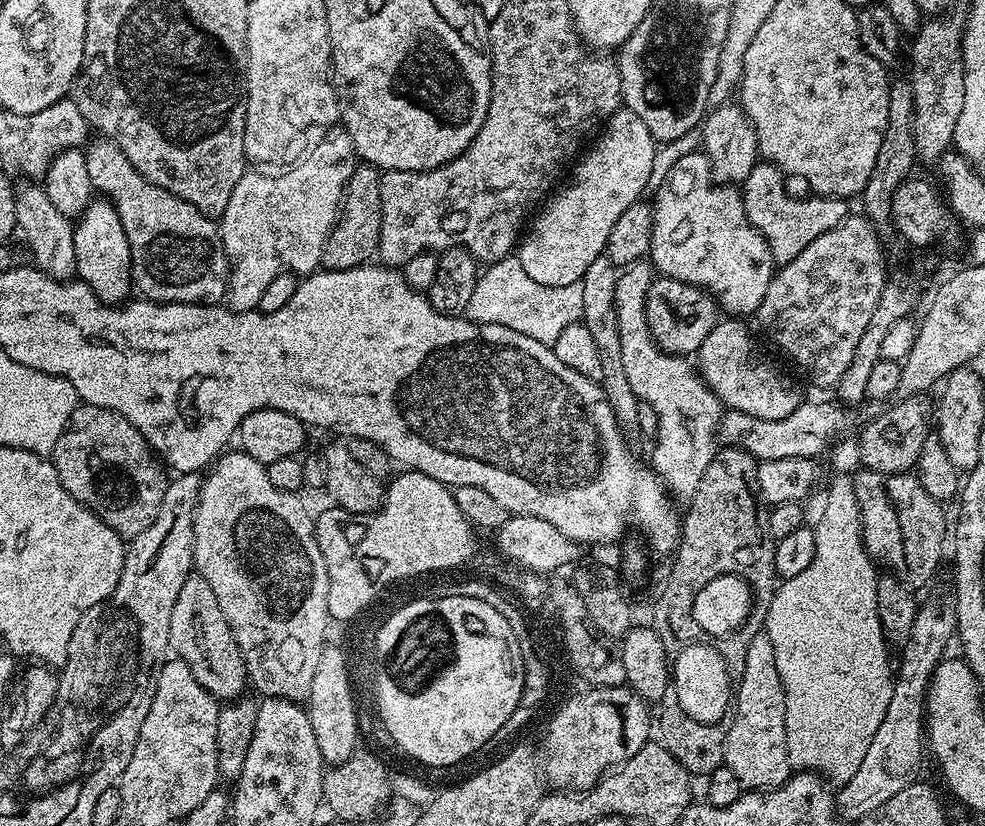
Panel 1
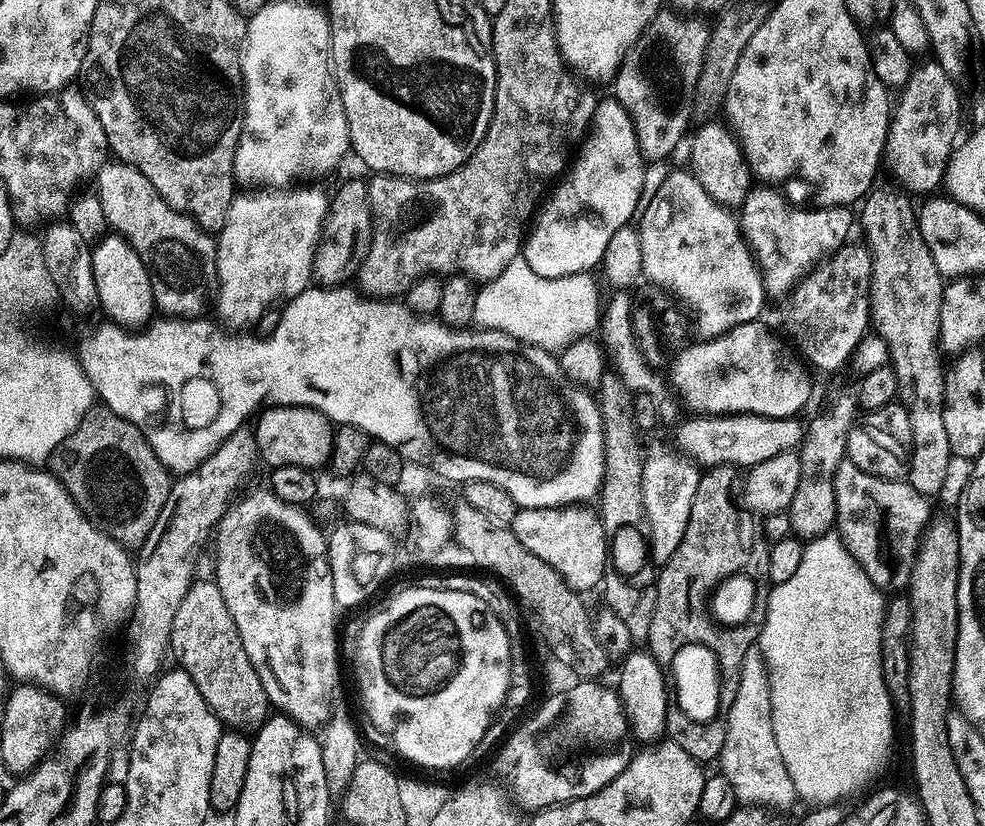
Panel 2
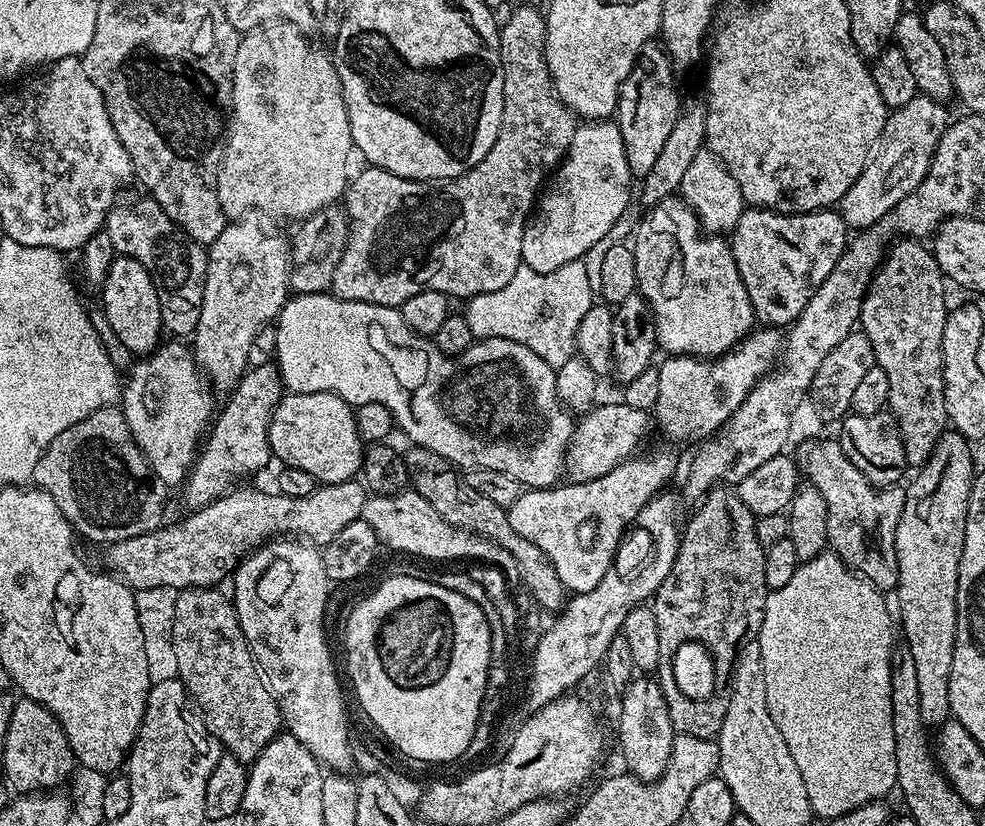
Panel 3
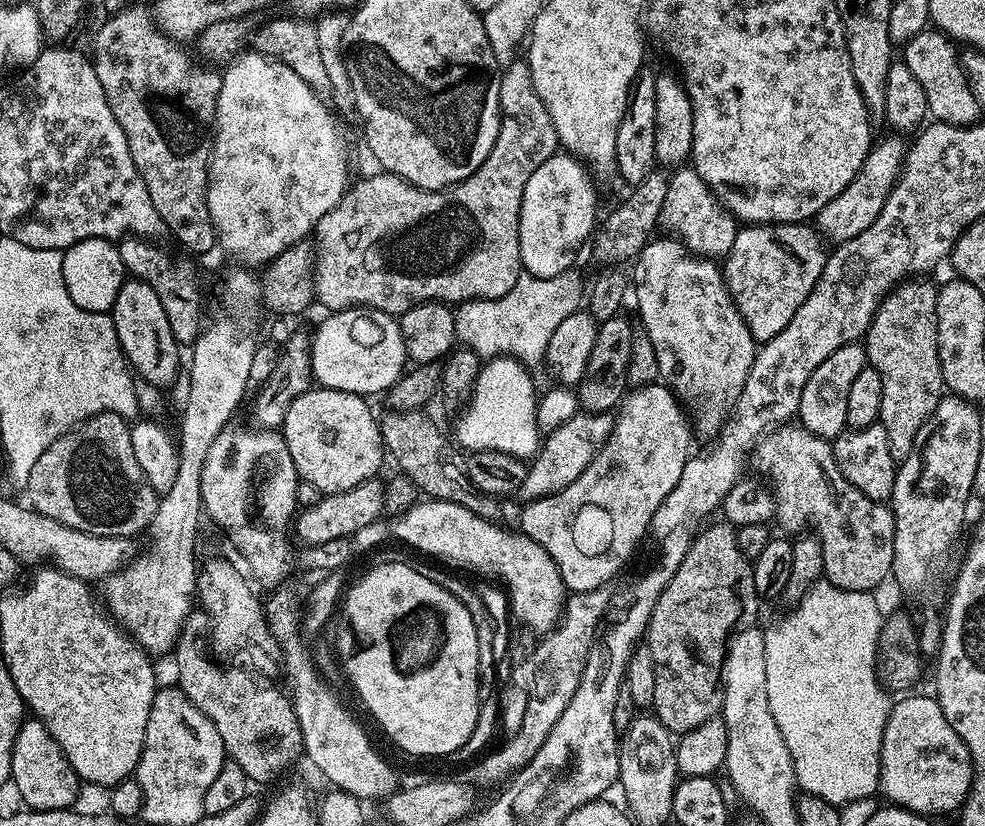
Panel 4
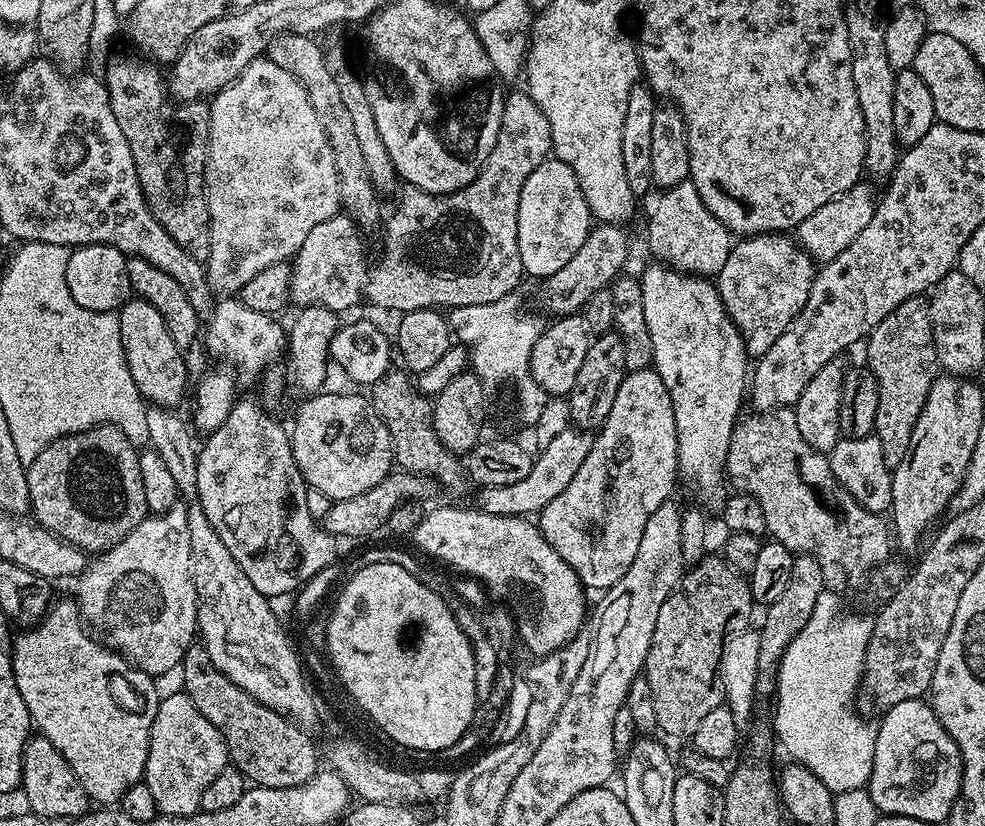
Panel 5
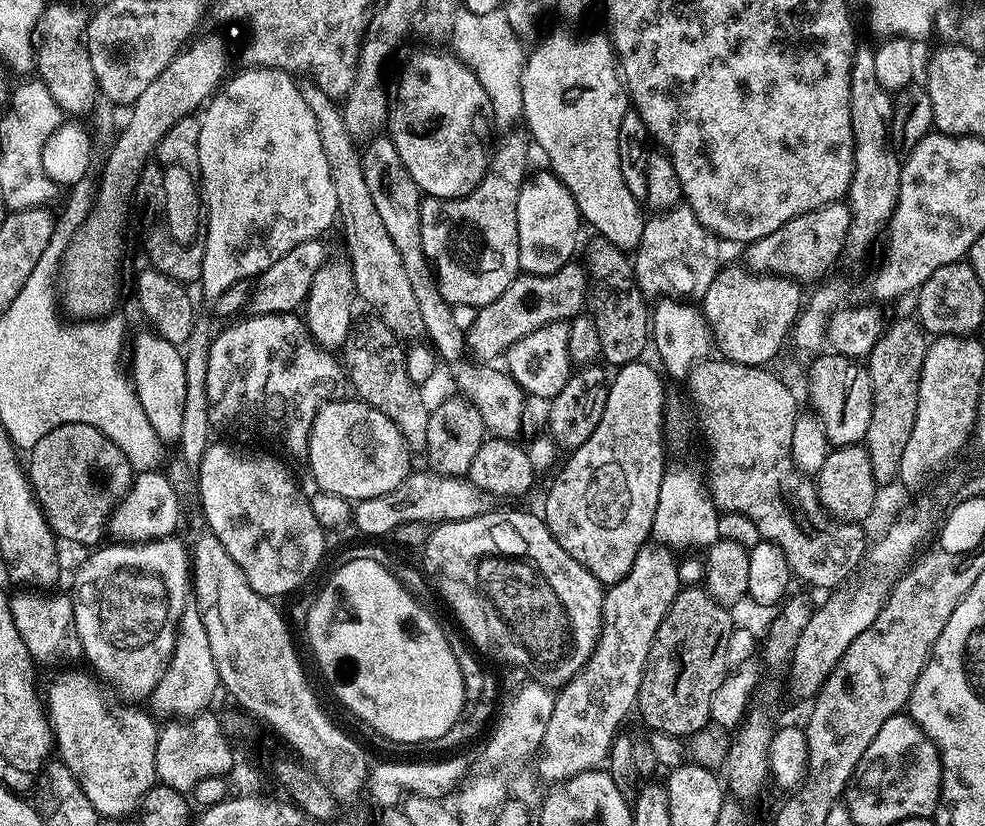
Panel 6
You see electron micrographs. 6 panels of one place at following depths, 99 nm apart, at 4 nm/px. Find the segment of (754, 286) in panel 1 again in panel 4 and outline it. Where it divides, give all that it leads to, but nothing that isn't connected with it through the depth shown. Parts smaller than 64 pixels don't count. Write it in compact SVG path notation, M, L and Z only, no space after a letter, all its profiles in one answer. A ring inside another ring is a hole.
M653 238L645 244L636 257L630 268L630 284L634 289L634 300L636 296L636 308L640 311L640 320L644 323L642 328L643 335L650 338L650 342L654 346L654 354L658 354L658 370L660 371L660 380L667 387L676 393L677 397L683 398L685 401L694 400L696 404L696 420L694 416L694 428L697 433L700 432L707 438L715 437L720 427L724 425L726 417L729 415L730 409L735 404L738 394L742 390L742 386L746 386L746 378L750 374L750 366L754 366L754 358L758 351L758 342L750 334L750 330L746 326L746 322L742 318L742 314L738 314L736 303L732 300L732 295L728 293L728 283L724 281L724 274L721 265L712 258L701 258L688 251L683 243L676 238L668 238L672 240L659 240Z

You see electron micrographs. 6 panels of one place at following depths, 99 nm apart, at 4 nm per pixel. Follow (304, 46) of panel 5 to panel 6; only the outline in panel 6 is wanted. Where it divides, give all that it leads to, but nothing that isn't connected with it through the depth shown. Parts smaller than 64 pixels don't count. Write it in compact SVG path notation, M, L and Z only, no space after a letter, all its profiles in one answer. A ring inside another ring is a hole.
M312 78L299 81L302 98L306 98L306 106L310 106L310 114L316 116L318 122L318 138L322 138L322 150L326 150L326 162L330 165L330 178L334 178L334 194L338 198L338 224L344 227L344 244L348 247L348 260L352 274L352 286L357 297L360 296L380 315L379 323L389 328L401 338L407 338L417 332L423 333L422 313L418 310L418 298L414 298L414 286L410 286L410 278L406 278L406 266L402 266L402 254L398 254L390 233L378 214L374 201L370 199L370 189L366 186L366 174L362 174L362 152L358 147L357 137L344 121L341 105L333 97L326 94Z

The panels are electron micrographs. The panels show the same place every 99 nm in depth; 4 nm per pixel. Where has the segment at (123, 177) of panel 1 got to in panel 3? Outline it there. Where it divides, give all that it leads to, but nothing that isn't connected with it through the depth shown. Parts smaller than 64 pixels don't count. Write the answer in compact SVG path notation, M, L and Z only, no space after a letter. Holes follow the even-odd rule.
M139 195L133 200L121 199L116 203L109 210L102 231L110 234L110 242L114 242L117 254L134 258L134 262L142 262L142 266L146 266L146 274L150 274L154 290L158 290L163 331L173 332L176 338L191 337L202 314L202 294L208 265L205 245L187 236L151 196Z

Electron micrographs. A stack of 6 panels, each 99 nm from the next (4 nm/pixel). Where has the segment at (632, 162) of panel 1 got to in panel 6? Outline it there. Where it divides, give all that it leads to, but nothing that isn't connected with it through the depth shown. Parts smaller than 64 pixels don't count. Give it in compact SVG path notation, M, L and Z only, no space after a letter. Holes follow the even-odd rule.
M551 170L533 171L518 194L518 258L529 276L554 274L569 263L576 252L576 235L582 229L582 217L570 190Z

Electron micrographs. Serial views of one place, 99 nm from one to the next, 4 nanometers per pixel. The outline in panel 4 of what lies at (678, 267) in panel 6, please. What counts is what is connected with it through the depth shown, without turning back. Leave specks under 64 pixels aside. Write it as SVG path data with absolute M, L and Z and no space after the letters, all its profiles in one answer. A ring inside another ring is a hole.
M691 166L677 167L669 175L666 202L662 202L660 224L672 231L669 233L679 237L689 252L701 258L727 256L730 246L734 246L734 238L738 231L736 217L721 204L710 185Z

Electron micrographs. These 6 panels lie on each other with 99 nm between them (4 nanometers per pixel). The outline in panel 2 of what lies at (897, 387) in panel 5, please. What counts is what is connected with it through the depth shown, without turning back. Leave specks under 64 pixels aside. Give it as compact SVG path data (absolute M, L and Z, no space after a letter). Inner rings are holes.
M873 190L864 197L862 207L864 209L858 212L858 224L864 227L863 239L866 241L868 252L872 256L872 280L868 283L868 306L870 309L870 324L876 335L885 340L888 347L888 359L891 363L894 374L898 378L898 400L904 405L910 418L910 430L912 431L912 461L908 467L907 481L914 486L914 490L918 490L926 497L935 497L935 492L940 492L944 488L944 483L948 480L948 471L952 468L954 457L950 450L950 438L946 438L946 422L942 422L942 410L944 409L944 377L946 375L946 364L940 361L942 357L942 345L940 343L940 311L942 310L942 298L944 297L944 289L946 287L945 277L941 276L938 266L934 266L934 258L930 254L930 250L926 246L926 242L922 238L918 227L917 217L914 215L914 204L912 204L907 195L903 191L896 192L879 192Z

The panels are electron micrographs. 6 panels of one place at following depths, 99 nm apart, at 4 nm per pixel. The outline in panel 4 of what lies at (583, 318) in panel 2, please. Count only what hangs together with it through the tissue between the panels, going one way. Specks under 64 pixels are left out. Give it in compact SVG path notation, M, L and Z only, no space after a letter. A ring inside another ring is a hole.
M575 267L567 268L554 278L538 278L522 274L502 298L465 300L455 309L456 339L465 348L473 348L481 358L513 356L525 368L544 368L554 330L570 314L581 311L586 284L580 281Z

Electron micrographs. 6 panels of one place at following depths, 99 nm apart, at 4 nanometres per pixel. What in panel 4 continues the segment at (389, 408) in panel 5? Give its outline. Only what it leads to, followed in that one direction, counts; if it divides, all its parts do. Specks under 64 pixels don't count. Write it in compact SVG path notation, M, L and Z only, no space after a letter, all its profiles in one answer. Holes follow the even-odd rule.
M389 411L388 417L379 421L380 438L384 442L387 455L396 459L396 464L403 475L408 476L416 483L417 489L425 497L433 500L454 502L458 506L466 506L478 518L496 522L501 518L501 501L494 496L480 492L468 481L468 473L462 460L456 457L457 449L453 441L448 440L440 433L440 428L423 411L394 412Z

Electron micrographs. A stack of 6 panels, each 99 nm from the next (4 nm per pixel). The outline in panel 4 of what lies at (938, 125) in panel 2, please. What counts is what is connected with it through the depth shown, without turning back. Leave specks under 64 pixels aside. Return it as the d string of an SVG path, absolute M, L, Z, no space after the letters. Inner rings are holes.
M888 135L892 136L884 136L881 140L879 137L873 143L854 182L850 182L850 186L846 186L846 190L842 190L842 194L838 194L838 198L826 202L826 206L822 206L820 213L814 217L819 231L829 241L832 239L832 242L841 244L850 238L858 238L858 234L862 234L862 230L866 230L866 226L870 226L870 222L874 222L874 218L878 218L878 214L882 214L882 206L886 206L886 198L892 193L892 188L900 178L904 159L909 150L909 145L906 142L904 144L903 135Z

